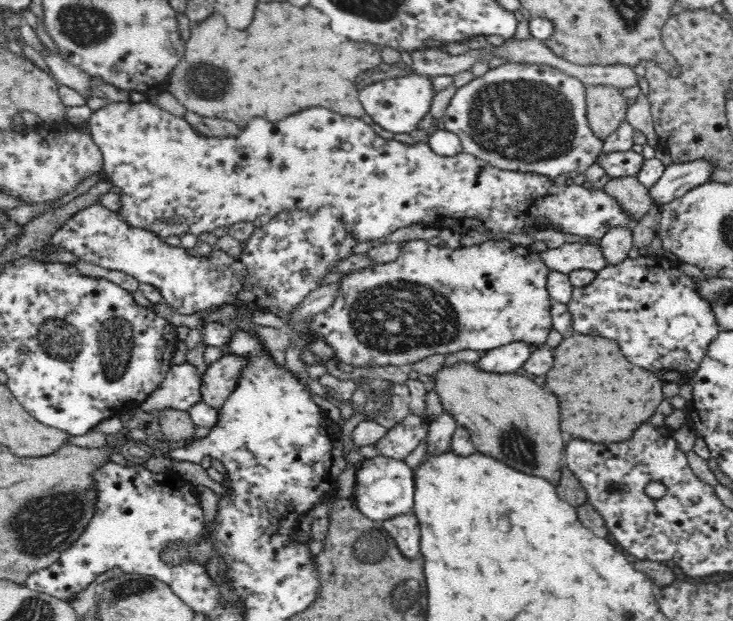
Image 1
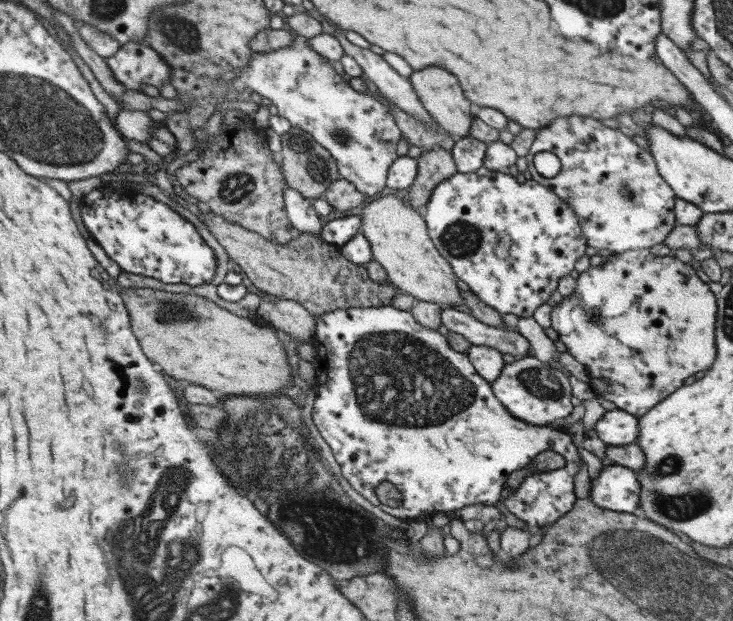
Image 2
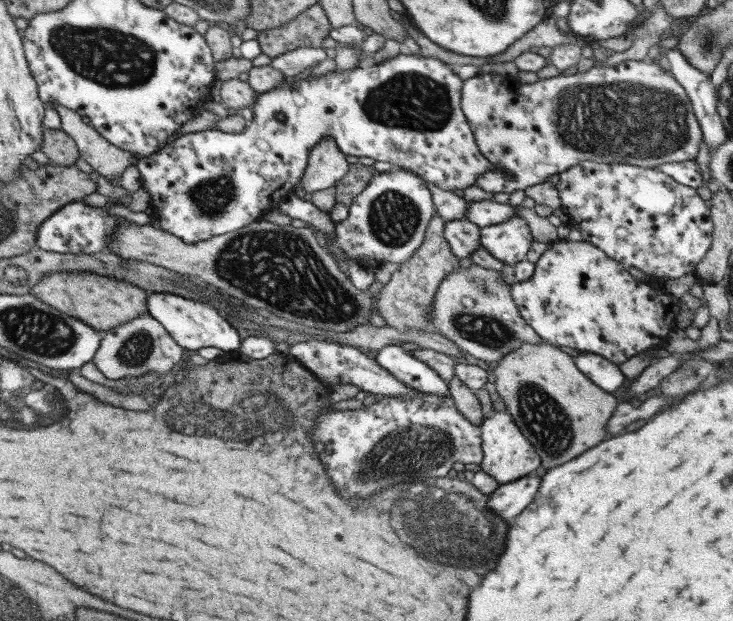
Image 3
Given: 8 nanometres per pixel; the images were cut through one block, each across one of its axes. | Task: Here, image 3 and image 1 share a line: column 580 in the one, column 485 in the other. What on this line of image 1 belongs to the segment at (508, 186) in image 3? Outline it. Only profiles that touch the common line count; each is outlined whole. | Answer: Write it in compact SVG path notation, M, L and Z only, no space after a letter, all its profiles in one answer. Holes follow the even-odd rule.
M508 61L496 68L489 69L484 75L477 77L466 85L457 88L456 94L447 106L443 114L444 128L451 133L456 134L460 139L462 150L468 154L474 155L480 160L492 164L493 167L504 169L507 171L520 171L521 173L540 173L548 175L550 178L556 178L560 174L568 174L574 178L581 178L582 173L594 164L597 156L603 151L603 142L600 140L589 127L587 119L587 104L585 85L581 80L578 80L572 75L564 73L564 71L548 66L546 64L532 63L515 63Z

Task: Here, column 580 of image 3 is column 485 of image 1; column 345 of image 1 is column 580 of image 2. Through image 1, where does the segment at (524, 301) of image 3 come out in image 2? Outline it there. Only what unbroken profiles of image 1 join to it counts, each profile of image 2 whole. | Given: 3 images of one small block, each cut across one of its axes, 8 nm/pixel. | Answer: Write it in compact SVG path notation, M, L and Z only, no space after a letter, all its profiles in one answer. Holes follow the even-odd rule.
M630 250L622 253L613 253L605 262L590 267L581 272L576 279L576 290L572 297L564 298L560 304L551 311L552 328L558 333L558 339L567 347L568 353L578 362L584 364L590 375L589 384L595 390L597 398L602 397L616 404L617 409L622 409L630 414L641 417L664 400L672 392L684 386L684 380L696 372L707 371L715 362L717 348L715 341L715 323L717 322L717 296L710 291L708 283L702 281L689 263L684 263L673 255L654 256L649 250Z

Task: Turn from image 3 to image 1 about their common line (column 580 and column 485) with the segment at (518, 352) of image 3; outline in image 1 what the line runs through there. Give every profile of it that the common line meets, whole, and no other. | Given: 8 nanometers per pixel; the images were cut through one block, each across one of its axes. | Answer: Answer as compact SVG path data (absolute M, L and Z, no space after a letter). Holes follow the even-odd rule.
M459 363L449 368L444 366L434 376L434 391L440 396L443 411L452 413L457 427L466 426L470 430L472 442L478 452L490 454L496 460L508 464L510 468L516 468L532 476L546 478L553 485L557 484L563 464L564 440L560 434L560 408L552 392L546 392L544 388L536 386L533 378L521 371L510 374L484 372L476 367L476 363Z

